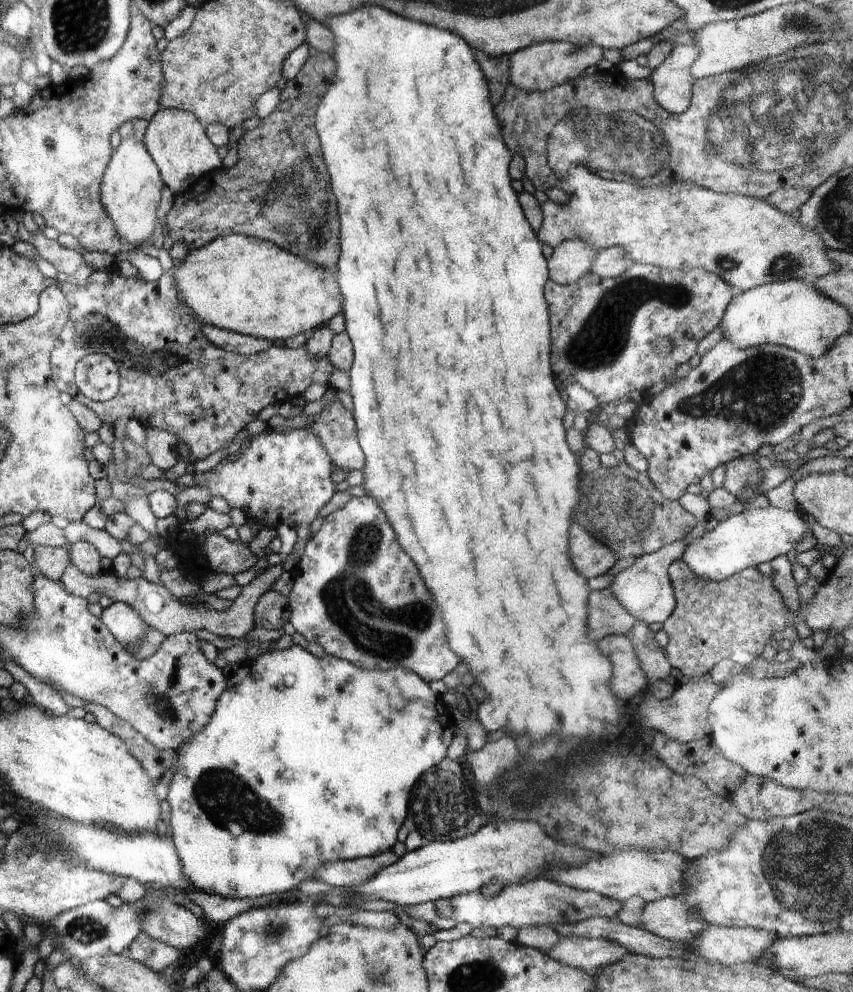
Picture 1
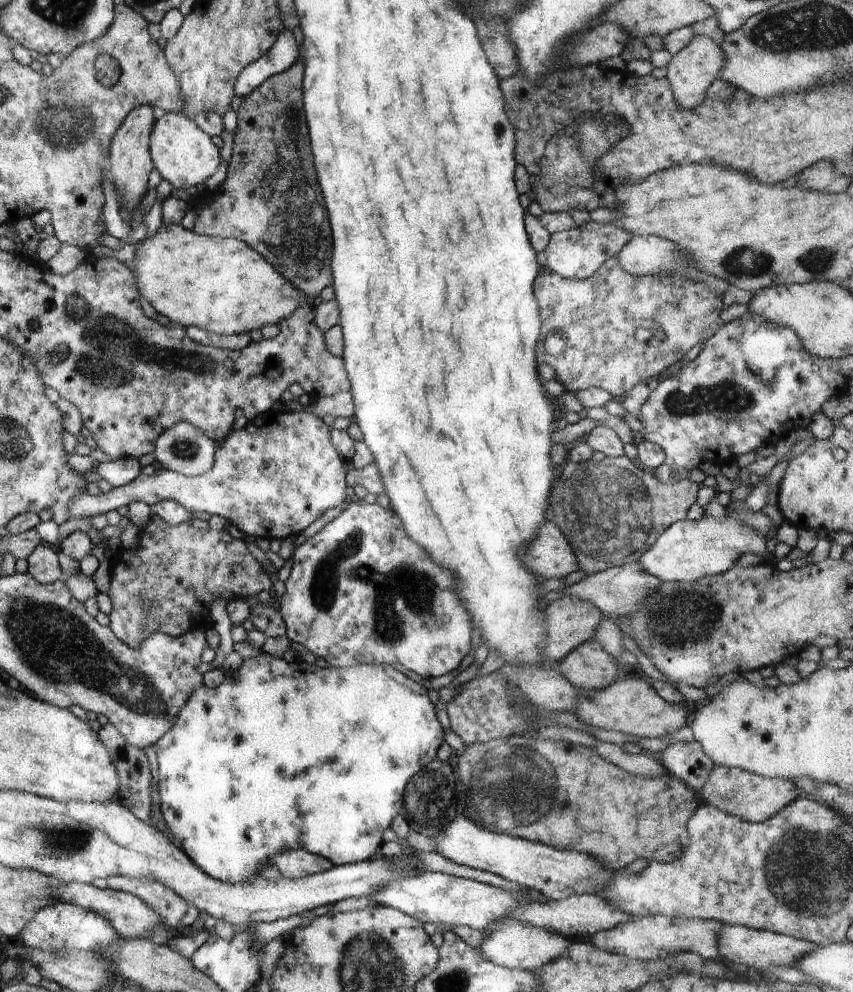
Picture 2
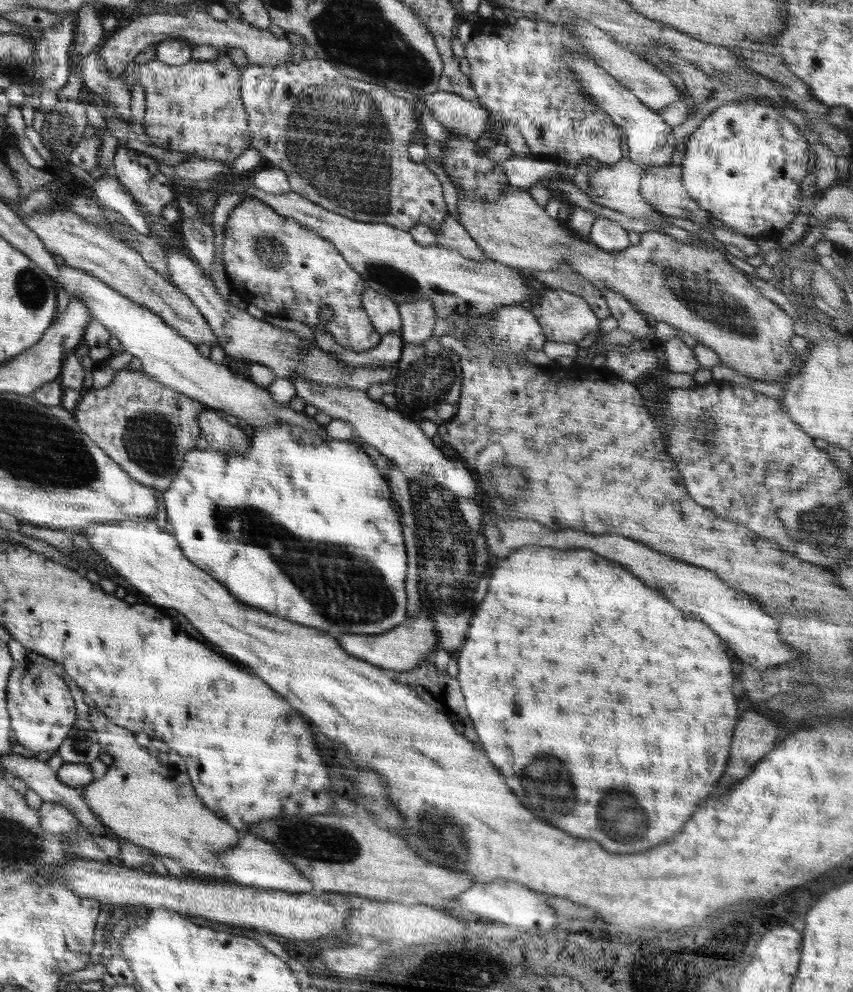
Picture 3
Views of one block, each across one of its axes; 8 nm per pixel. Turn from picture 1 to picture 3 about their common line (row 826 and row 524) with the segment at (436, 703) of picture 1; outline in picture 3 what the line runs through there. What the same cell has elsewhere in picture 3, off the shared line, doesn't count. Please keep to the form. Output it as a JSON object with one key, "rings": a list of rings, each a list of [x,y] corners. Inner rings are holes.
{"rings":[[[265,424],[253,427],[254,434],[249,436],[249,450],[245,454],[222,451],[206,447],[204,450],[194,449],[185,454],[180,470],[176,473],[172,484],[162,492],[167,520],[174,528],[174,538],[178,541],[184,556],[205,570],[214,580],[224,585],[232,596],[247,605],[262,608],[276,616],[294,620],[298,624],[312,628],[320,628],[322,632],[335,639],[343,634],[377,635],[387,633],[402,623],[406,616],[406,548],[402,540],[402,525],[398,519],[398,510],[392,507],[392,492],[388,481],[382,478],[372,459],[364,450],[351,441],[333,439],[318,432],[306,432],[294,424]]]}

